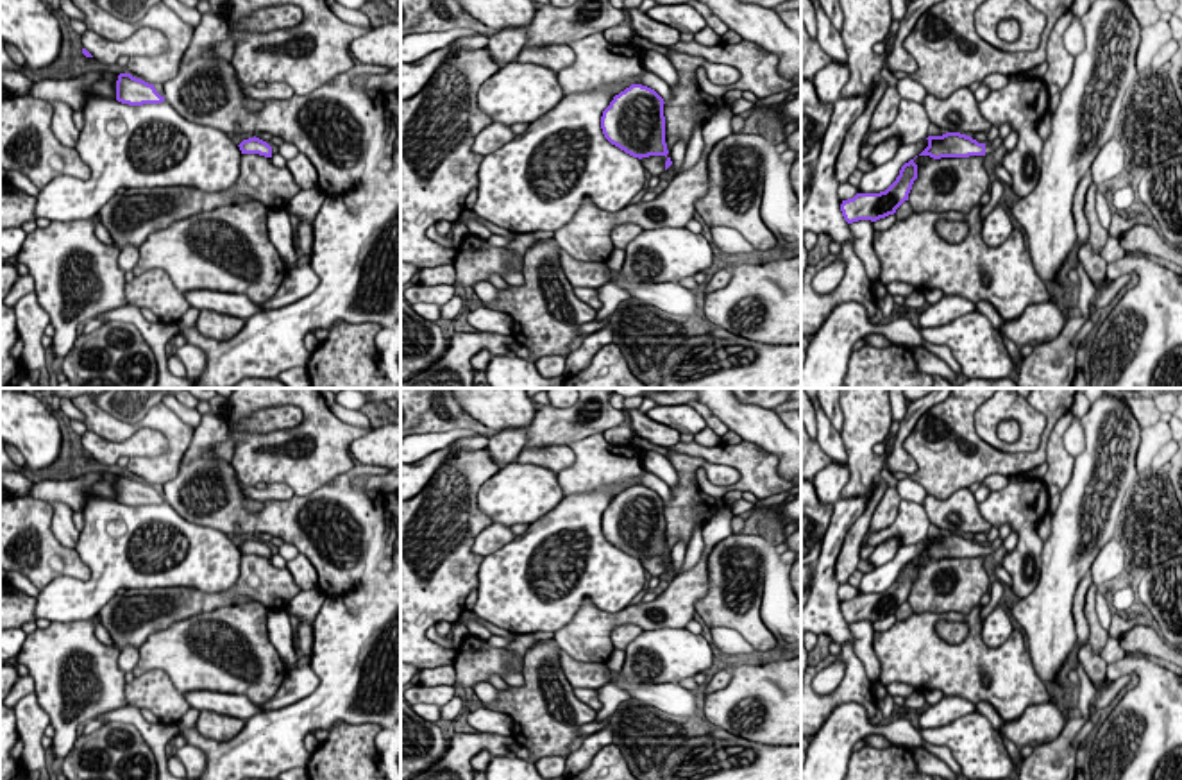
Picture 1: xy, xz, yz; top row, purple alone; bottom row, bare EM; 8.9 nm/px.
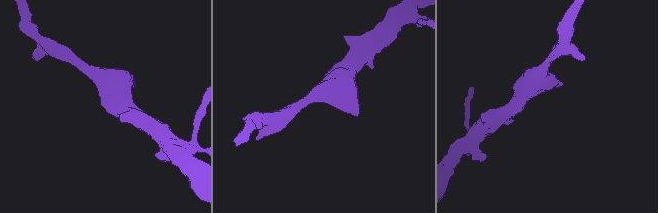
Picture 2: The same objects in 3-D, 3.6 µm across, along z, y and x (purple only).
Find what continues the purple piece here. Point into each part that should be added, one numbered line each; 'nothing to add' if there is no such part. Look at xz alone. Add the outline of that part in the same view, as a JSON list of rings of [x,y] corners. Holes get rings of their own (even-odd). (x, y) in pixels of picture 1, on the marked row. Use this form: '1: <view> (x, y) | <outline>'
nothing to add

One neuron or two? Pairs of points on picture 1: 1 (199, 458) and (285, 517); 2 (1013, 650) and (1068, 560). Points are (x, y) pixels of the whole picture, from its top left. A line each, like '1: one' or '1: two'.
1: one
2: two

